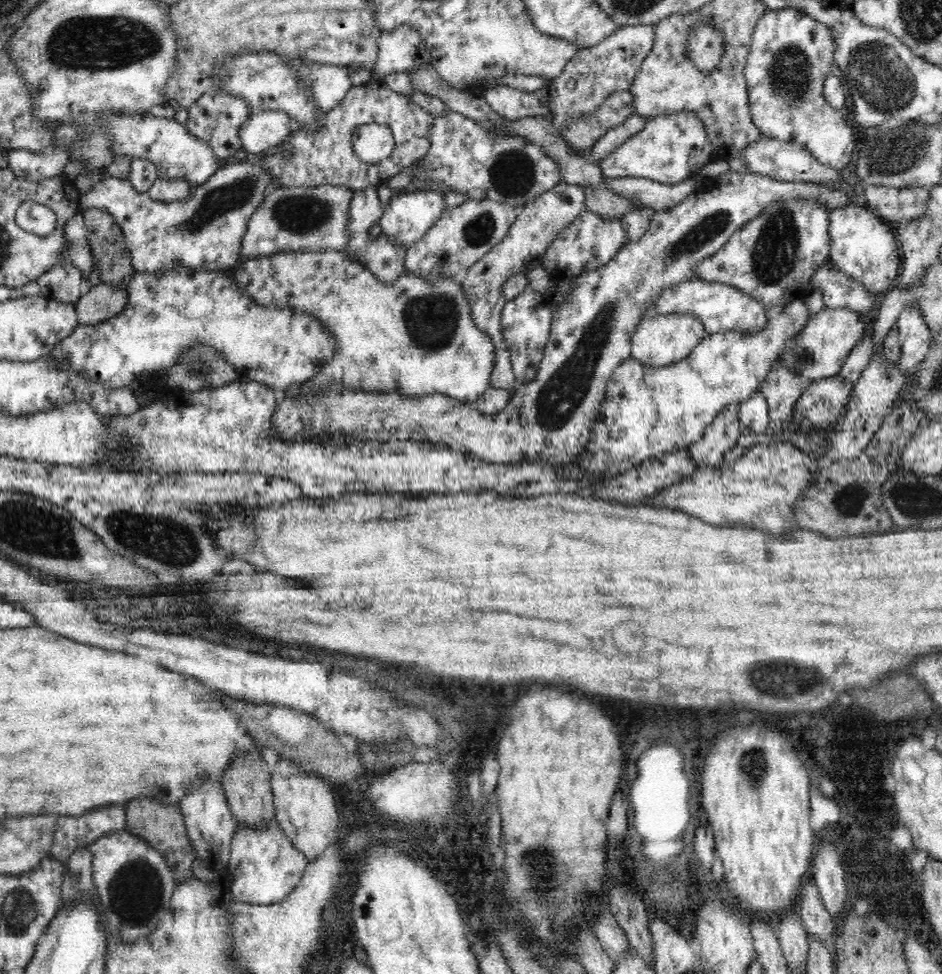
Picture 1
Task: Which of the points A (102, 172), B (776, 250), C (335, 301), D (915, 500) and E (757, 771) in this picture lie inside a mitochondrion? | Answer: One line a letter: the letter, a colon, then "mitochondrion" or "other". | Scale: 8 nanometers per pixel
A: other
B: mitochondrion
C: other
D: mitochondrion
E: mitochondrion

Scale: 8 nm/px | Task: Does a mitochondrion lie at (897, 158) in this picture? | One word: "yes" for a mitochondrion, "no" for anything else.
yes

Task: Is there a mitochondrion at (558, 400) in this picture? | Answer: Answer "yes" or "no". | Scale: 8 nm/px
yes

